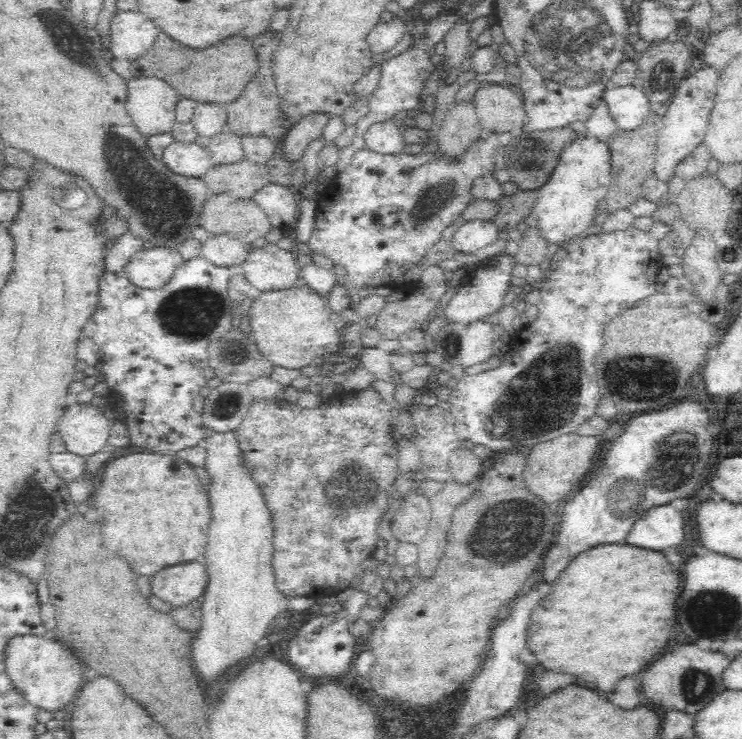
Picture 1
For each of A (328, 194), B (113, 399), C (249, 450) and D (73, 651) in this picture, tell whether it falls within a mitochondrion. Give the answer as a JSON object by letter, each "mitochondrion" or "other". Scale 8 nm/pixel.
{"A":"other","B":"other","C":"other","D":"other"}

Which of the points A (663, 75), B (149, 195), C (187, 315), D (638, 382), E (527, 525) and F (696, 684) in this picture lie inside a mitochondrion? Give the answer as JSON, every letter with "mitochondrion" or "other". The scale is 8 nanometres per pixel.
{"A":"mitochondrion","B":"mitochondrion","C":"mitochondrion","D":"mitochondrion","E":"mitochondrion","F":"mitochondrion"}

